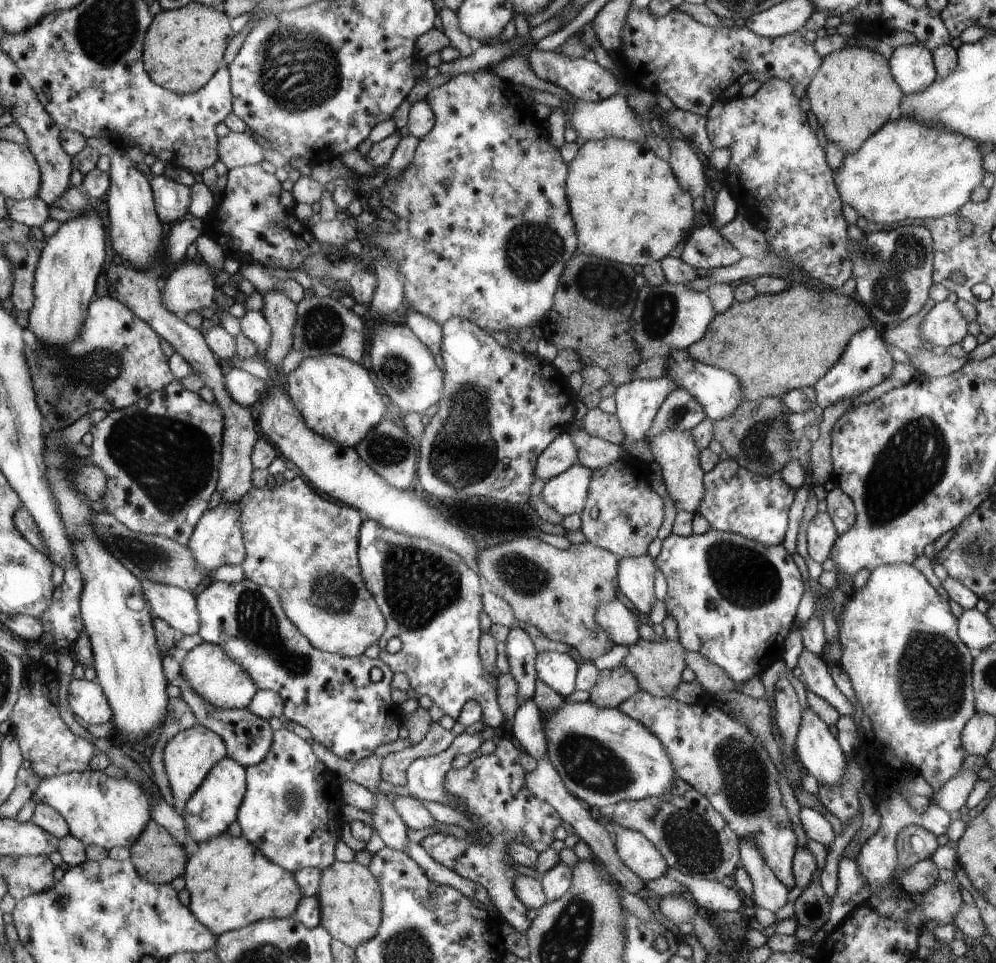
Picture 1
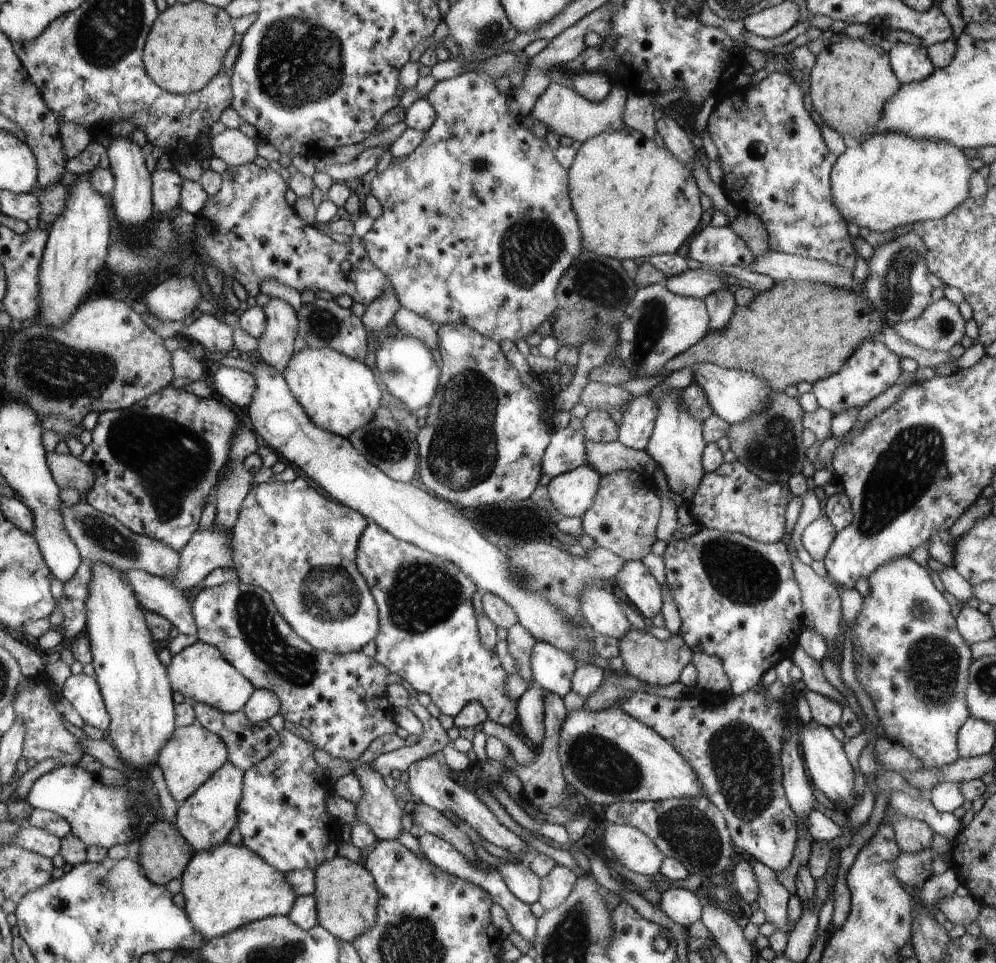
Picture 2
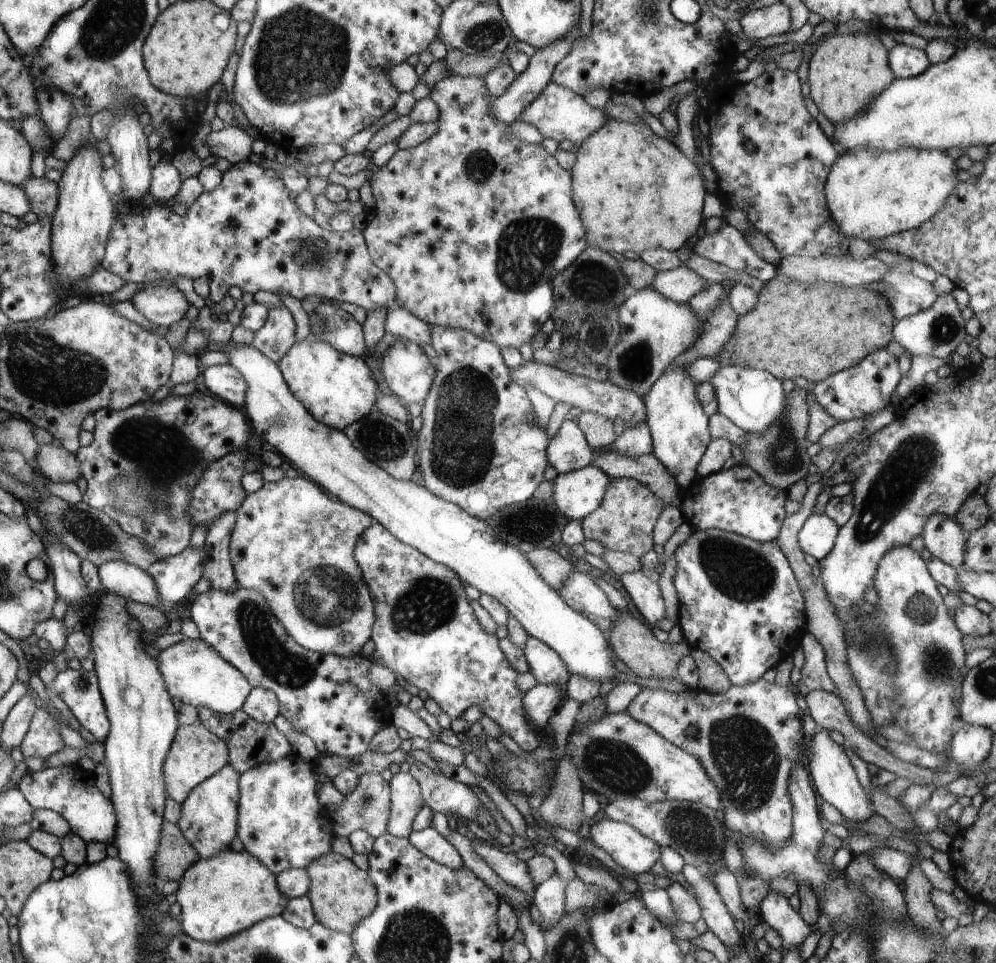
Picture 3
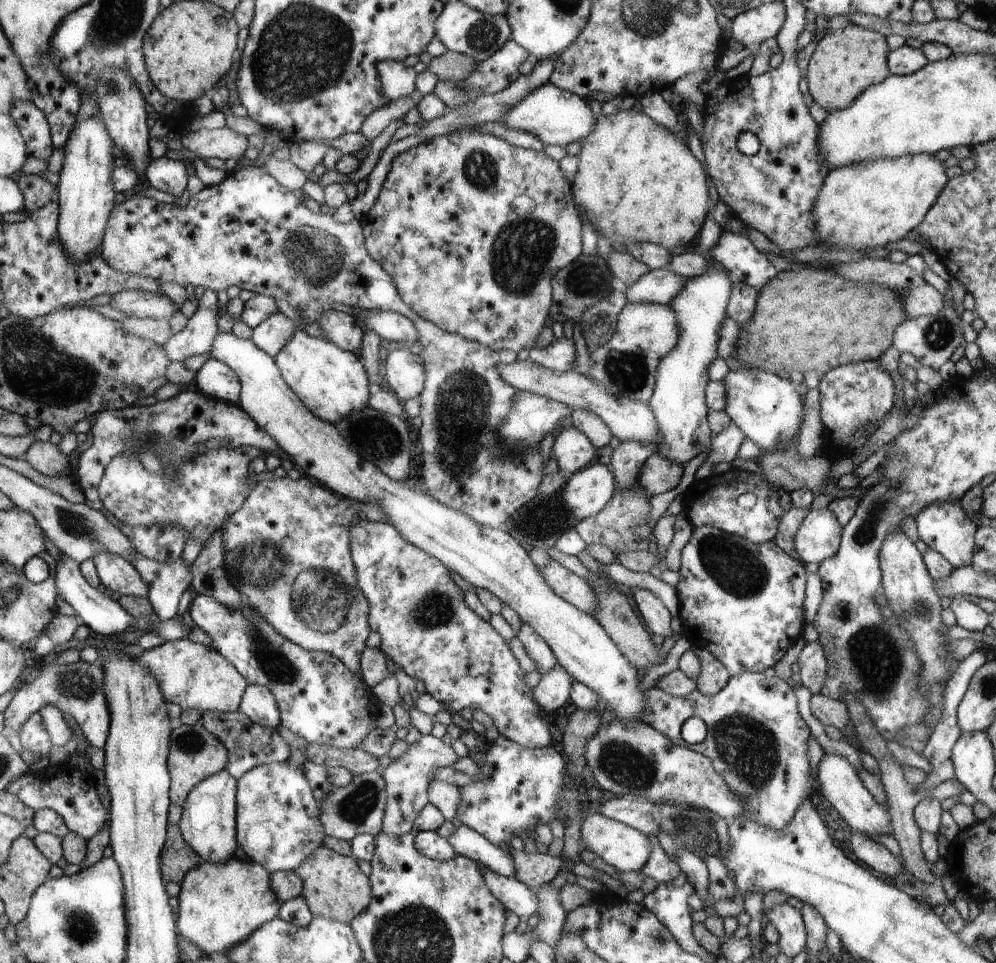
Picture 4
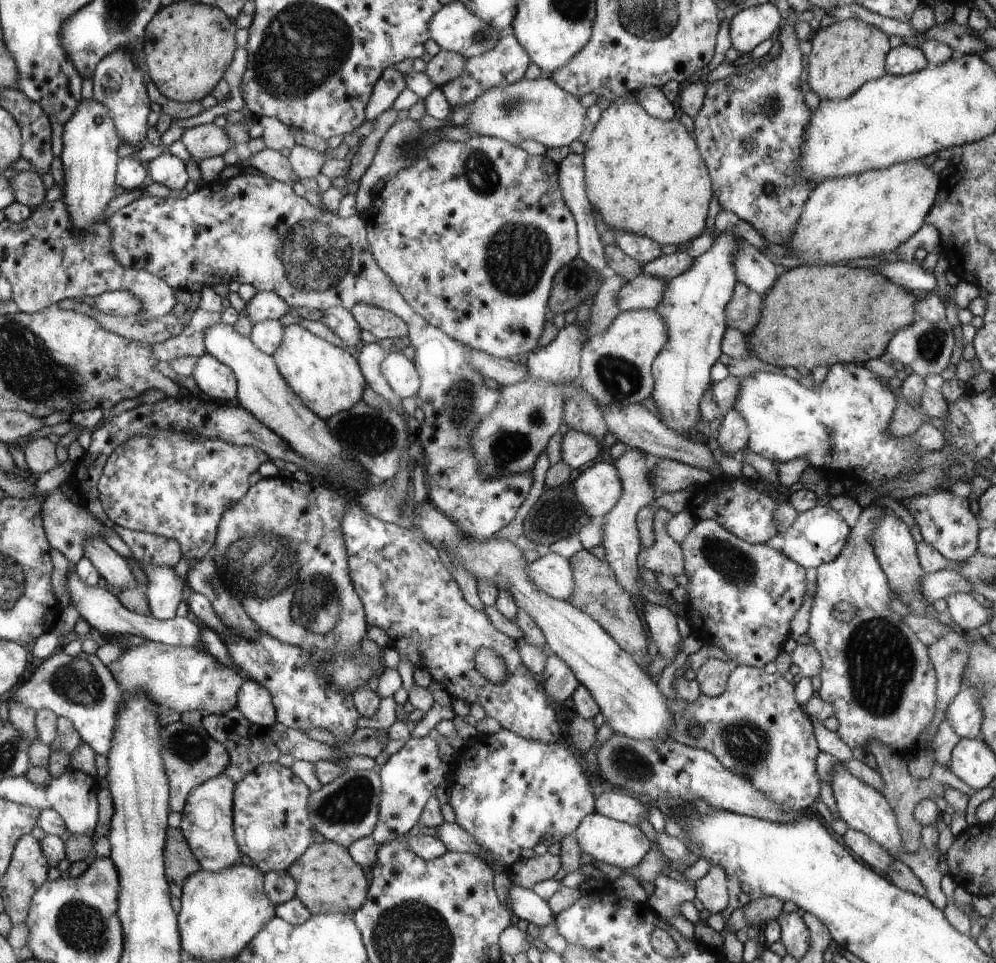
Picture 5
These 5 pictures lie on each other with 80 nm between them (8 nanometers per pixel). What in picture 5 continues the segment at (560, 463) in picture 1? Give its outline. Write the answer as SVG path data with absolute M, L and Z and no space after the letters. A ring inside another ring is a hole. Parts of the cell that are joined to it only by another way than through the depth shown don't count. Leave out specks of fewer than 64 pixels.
M568 429L561 443L561 459L575 471L596 460L602 444L589 434Z

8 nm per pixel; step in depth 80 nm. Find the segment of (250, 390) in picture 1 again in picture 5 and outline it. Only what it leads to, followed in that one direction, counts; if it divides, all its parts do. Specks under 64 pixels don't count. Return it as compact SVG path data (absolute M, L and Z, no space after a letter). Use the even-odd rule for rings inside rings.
M208 353L199 358L191 377L208 400L226 404L237 396L237 377L233 369Z

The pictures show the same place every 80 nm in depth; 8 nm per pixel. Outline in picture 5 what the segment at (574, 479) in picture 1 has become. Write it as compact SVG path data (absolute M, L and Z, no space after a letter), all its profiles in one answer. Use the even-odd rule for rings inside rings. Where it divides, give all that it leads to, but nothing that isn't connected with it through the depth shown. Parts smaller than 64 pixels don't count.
M598 462L581 474L572 484L577 503L591 517L603 518L617 506L622 496L622 480L612 463Z

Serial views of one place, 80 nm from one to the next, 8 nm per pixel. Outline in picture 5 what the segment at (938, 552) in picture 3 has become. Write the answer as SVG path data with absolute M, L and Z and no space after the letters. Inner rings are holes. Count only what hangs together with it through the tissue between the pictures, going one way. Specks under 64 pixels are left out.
M936 488L930 494L918 494L898 500L913 515L924 542L935 548L952 563L961 563L974 556L978 546L980 520L969 509L969 500L948 489Z

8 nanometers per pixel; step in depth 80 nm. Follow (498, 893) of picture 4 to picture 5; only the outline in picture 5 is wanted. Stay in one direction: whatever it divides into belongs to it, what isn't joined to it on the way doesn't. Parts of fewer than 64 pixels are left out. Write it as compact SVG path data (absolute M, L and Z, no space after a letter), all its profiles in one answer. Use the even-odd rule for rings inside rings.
M512 883L506 894L507 908L510 909L518 918L532 922L536 926L546 926L554 919L554 912L549 907L548 901L544 901L532 889Z

